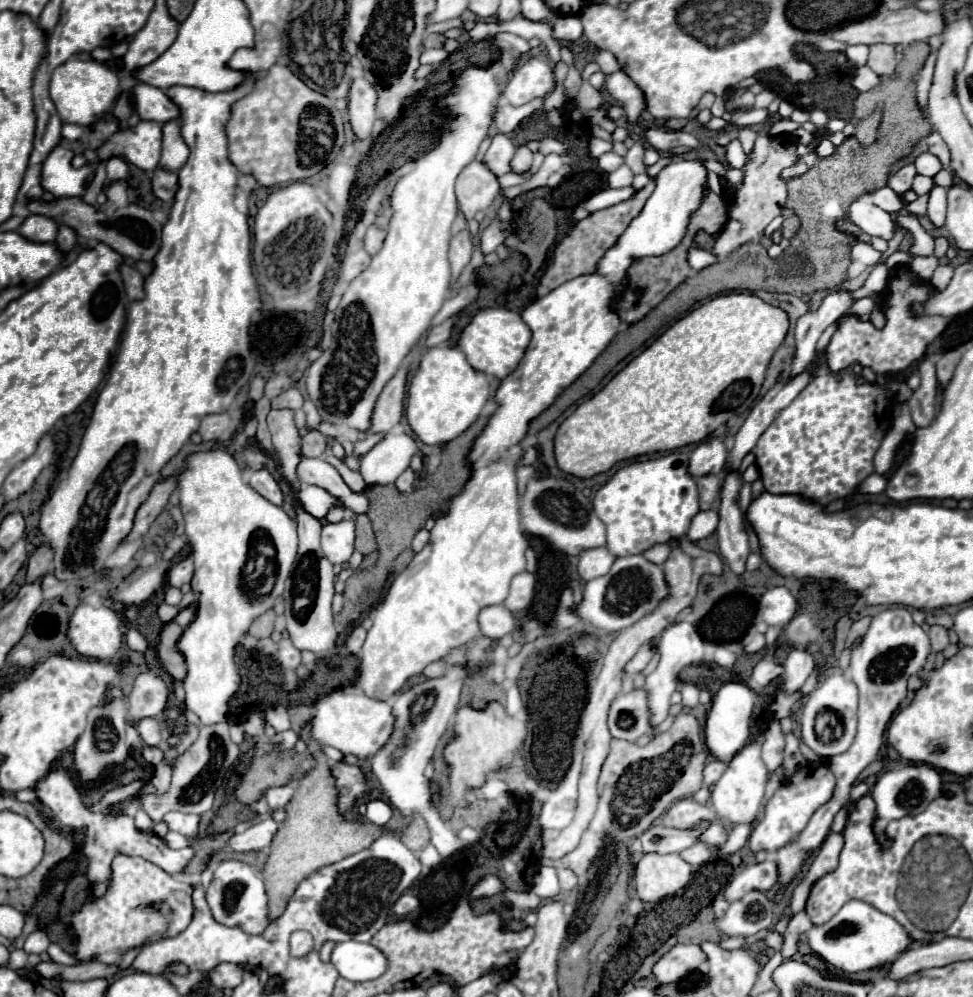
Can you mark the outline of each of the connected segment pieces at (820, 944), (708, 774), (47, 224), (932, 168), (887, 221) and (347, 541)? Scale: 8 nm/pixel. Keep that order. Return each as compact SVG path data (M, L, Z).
M848 901L828 923L812 927L806 935L812 953L844 973L858 973L888 965L914 943L910 933L894 917L874 909L864 901Z
M718 759L706 763L706 767L704 767L704 785L710 787L712 783L716 783L716 779L720 779L720 775L724 773L724 767L726 767L726 763L718 761Z
M28 215L18 231L26 239L40 241L40 243L52 243L56 239L58 227L56 227L56 223L52 223L52 219L44 217L44 215Z
M929 152L920 154L914 165L916 173L925 176L935 176L943 168L940 160Z
M860 197L850 203L846 219L850 219L854 225L858 225L864 233L874 235L874 237L882 237L886 241L896 231L896 225L894 225L894 219L890 217L890 213L872 205L866 197Z
M342 521L342 523L326 523L322 527L322 551L332 563L346 563L354 551L354 521Z

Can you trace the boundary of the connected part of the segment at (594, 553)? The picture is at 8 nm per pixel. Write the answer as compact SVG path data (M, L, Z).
M594 547L580 555L578 573L584 581L590 581L590 579L606 575L614 561L616 561L616 557L606 547Z

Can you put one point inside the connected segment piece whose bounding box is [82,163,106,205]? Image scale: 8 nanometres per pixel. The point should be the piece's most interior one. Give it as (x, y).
(94, 188)

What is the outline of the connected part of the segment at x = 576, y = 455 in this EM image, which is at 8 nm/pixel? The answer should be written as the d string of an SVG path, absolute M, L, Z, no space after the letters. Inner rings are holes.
M730 293L710 299L666 329L602 391L578 405L578 409L558 427L554 439L558 467L580 479L588 479L608 471L618 461L672 451L708 439L710 433L728 419L752 407L764 383L770 359L782 345L788 329L790 321L786 311L762 301L754 293Z

